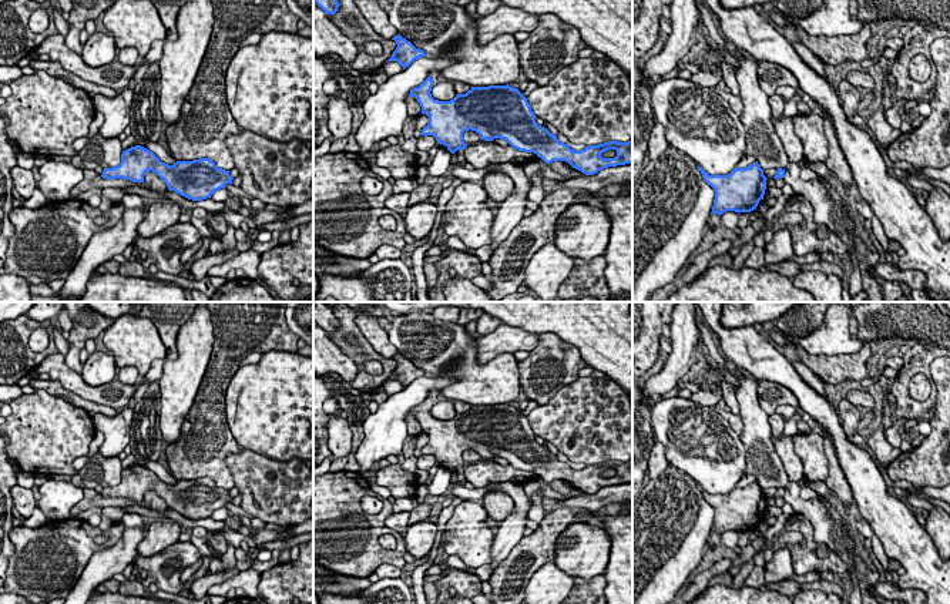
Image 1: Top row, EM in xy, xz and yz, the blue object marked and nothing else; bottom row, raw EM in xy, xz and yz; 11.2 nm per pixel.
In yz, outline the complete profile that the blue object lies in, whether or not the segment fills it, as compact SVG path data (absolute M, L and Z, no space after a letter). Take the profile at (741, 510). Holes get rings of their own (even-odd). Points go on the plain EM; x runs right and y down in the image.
M753 481L746 487L735 487L728 494L709 494L701 486L704 500L715 510L711 533L722 534L726 530L751 531L763 519L766 496L761 484Z

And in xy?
M141 464L122 470L121 481L114 487L104 487L101 496L144 501L144 494L150 490L155 491L169 510L192 520L211 517L215 510L232 503L234 499L229 490L218 487L209 477L177 480L168 484Z

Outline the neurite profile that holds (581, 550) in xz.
M588 523L570 524L555 541L555 566L575 577L590 580L604 574L611 540L604 528Z

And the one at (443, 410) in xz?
M453 400L437 402L432 406L432 416L439 420L450 420L457 413L454 410Z

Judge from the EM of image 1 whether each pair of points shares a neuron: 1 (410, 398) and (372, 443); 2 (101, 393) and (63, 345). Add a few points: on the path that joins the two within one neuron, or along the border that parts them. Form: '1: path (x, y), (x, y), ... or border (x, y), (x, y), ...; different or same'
1: path (399, 409), (389, 419), (388, 428), (383, 432); same
2: border (59, 352), (64, 355); different

